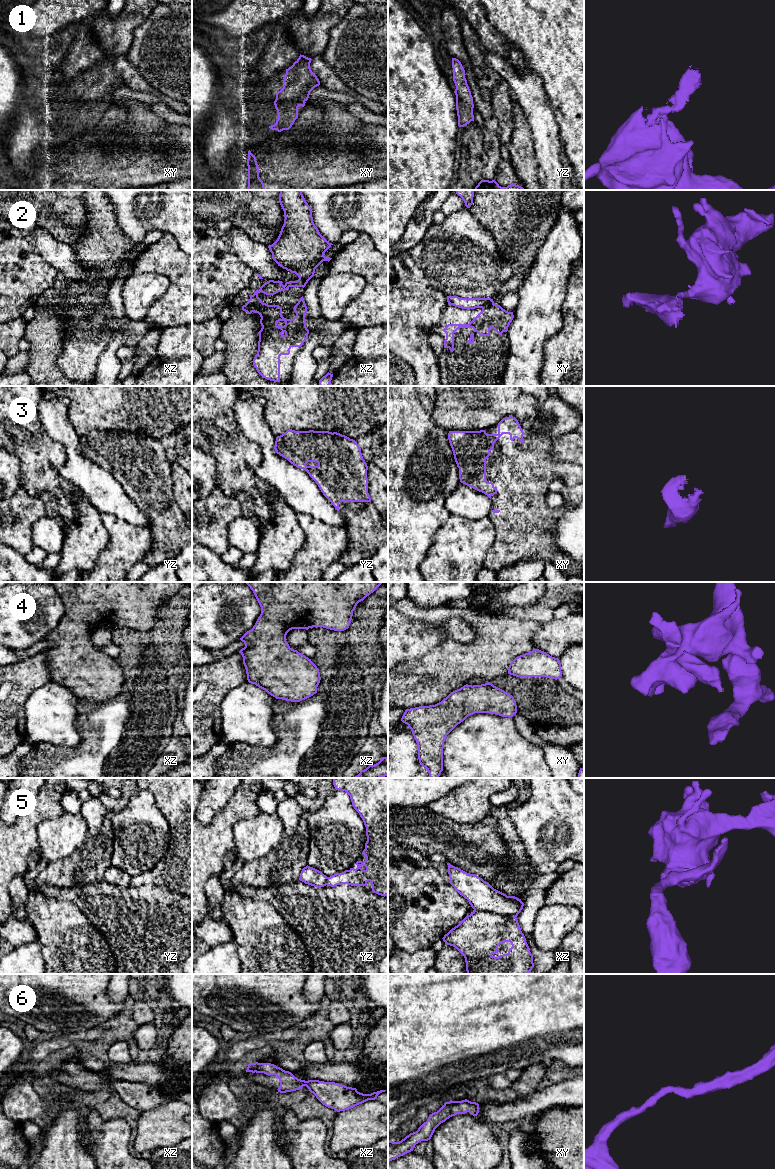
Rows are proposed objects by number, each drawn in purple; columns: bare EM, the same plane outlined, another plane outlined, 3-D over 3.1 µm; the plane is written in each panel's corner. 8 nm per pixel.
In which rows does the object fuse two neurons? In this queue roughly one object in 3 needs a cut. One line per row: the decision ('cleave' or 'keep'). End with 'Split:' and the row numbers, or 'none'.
1: keep
2: cleave
3: keep
4: keep
5: cleave
6: keep
Split: 2, 5

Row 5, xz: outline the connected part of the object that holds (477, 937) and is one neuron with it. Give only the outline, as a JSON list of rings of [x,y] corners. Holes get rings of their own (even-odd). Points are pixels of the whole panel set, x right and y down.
[[[473,910],[442,939],[445,944],[455,947],[464,956],[467,974],[528,974],[534,967],[533,955],[516,917]],[[505,942],[510,942],[512,947],[507,954],[495,957],[494,955],[499,952],[498,946]]]

